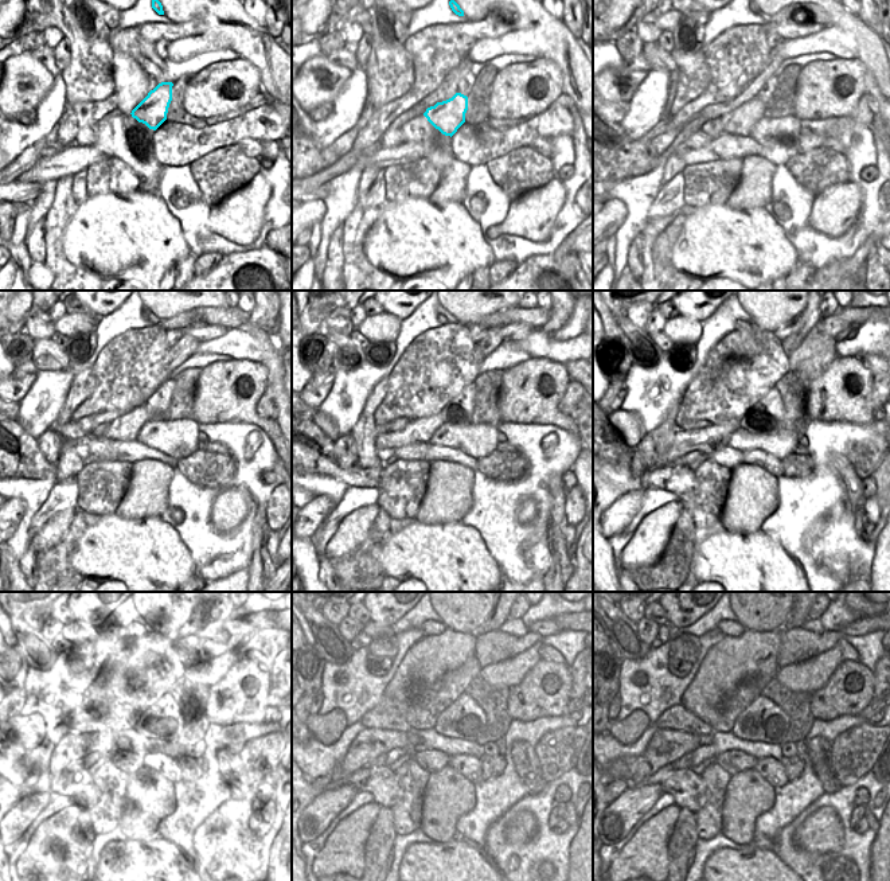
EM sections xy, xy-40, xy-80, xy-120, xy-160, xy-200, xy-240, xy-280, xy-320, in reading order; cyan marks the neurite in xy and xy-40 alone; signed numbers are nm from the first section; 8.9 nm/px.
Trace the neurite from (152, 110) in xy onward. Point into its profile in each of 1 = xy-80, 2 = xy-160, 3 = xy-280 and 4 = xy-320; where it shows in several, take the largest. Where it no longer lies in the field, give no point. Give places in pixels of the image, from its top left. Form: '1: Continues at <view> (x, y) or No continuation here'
1: Continues at xy-80 (740, 121)
2: Continues at xy-160 (418, 431)
3: Continues at xy-280 (371, 743)
4: Continues at xy-320 (666, 747)

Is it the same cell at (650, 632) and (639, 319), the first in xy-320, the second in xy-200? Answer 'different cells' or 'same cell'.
different cells

